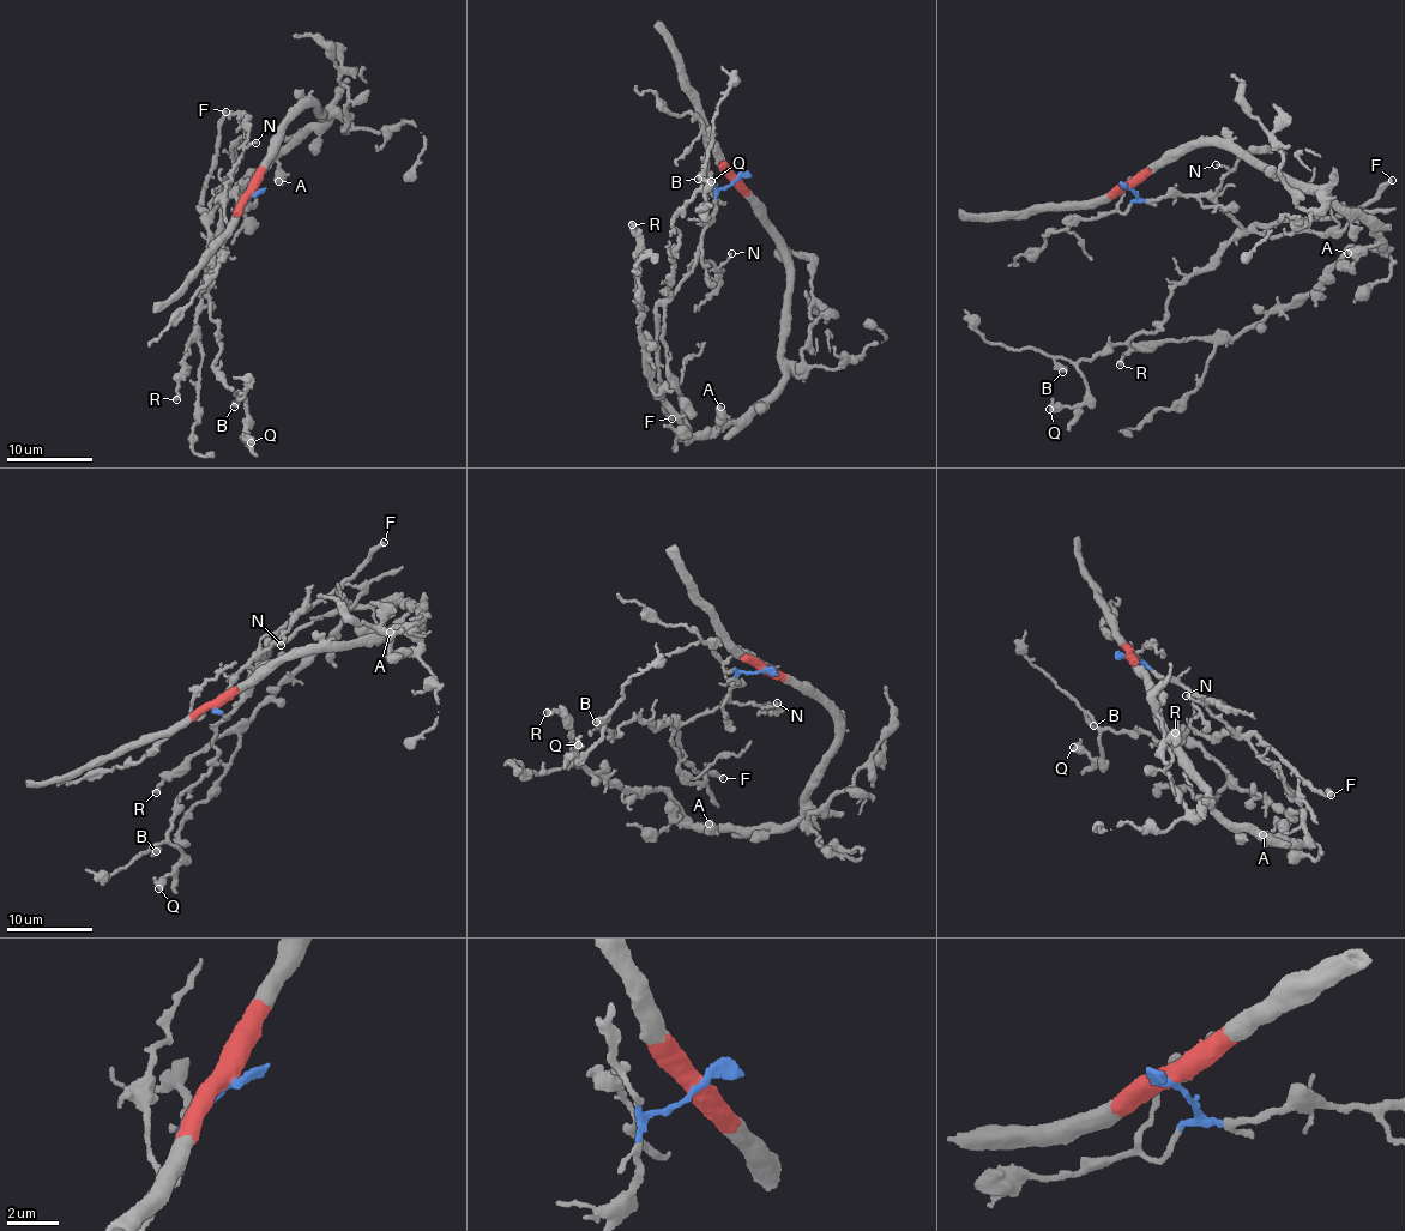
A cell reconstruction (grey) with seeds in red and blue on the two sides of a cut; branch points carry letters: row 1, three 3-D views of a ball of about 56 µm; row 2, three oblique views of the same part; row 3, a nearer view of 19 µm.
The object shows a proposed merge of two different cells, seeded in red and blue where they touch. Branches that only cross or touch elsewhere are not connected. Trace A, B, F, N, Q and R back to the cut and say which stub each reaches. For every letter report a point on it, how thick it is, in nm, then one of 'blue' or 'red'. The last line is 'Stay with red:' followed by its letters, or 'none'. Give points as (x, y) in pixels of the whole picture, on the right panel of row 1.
A: place (1348, 253); calibre 600 nm; red
B: place (1062, 372); calibre 380 nm; blue
F: place (1392, 180); calibre 280 nm; blue
N: place (1216, 164); calibre 140 nm; blue
Q: place (1049, 409); calibre 440 nm; blue
R: place (1120, 364); calibre 280 nm; red
Stay with red: A, R

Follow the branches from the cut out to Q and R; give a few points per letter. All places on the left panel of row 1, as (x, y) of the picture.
Q: (252, 195), (236, 207), (229, 187), (206, 246), (221, 351), (211, 366), (245, 400), (251, 444)
R: (252, 193), (275, 142), (313, 101), (329, 119), (222, 198), (218, 240), (176, 400)

